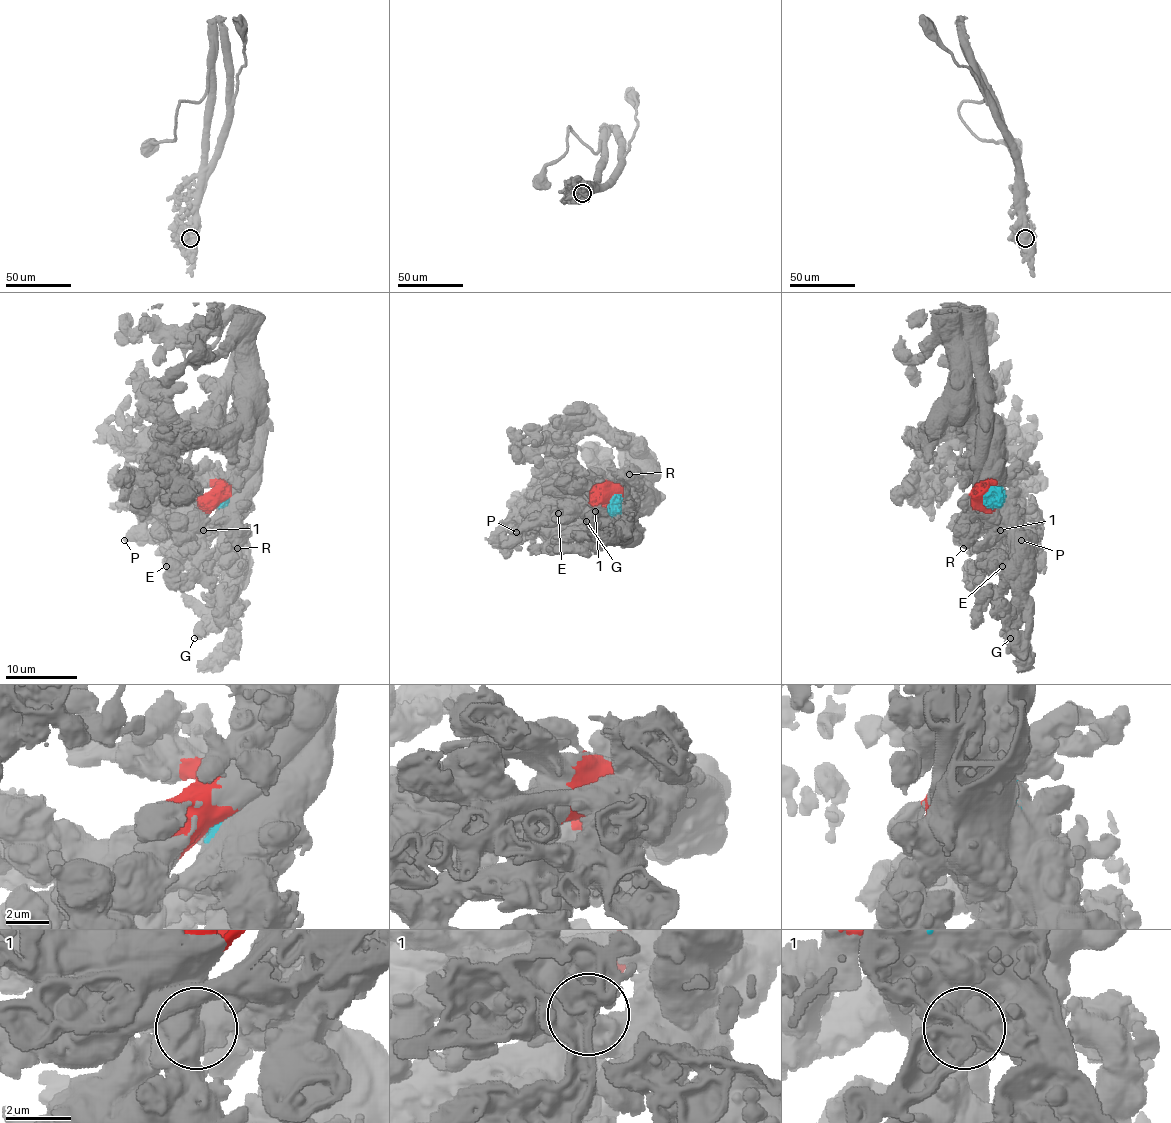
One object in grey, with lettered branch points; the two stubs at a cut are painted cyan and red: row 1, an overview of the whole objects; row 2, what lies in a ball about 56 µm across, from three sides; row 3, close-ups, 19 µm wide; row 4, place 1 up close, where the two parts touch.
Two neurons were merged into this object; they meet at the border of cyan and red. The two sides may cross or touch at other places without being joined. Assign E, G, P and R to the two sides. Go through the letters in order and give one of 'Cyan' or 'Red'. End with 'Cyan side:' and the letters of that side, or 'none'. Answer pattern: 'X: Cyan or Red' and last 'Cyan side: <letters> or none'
E: Cyan
G: Cyan
P: Cyan
R: Cyan
Cyan side: E, G, P, R

